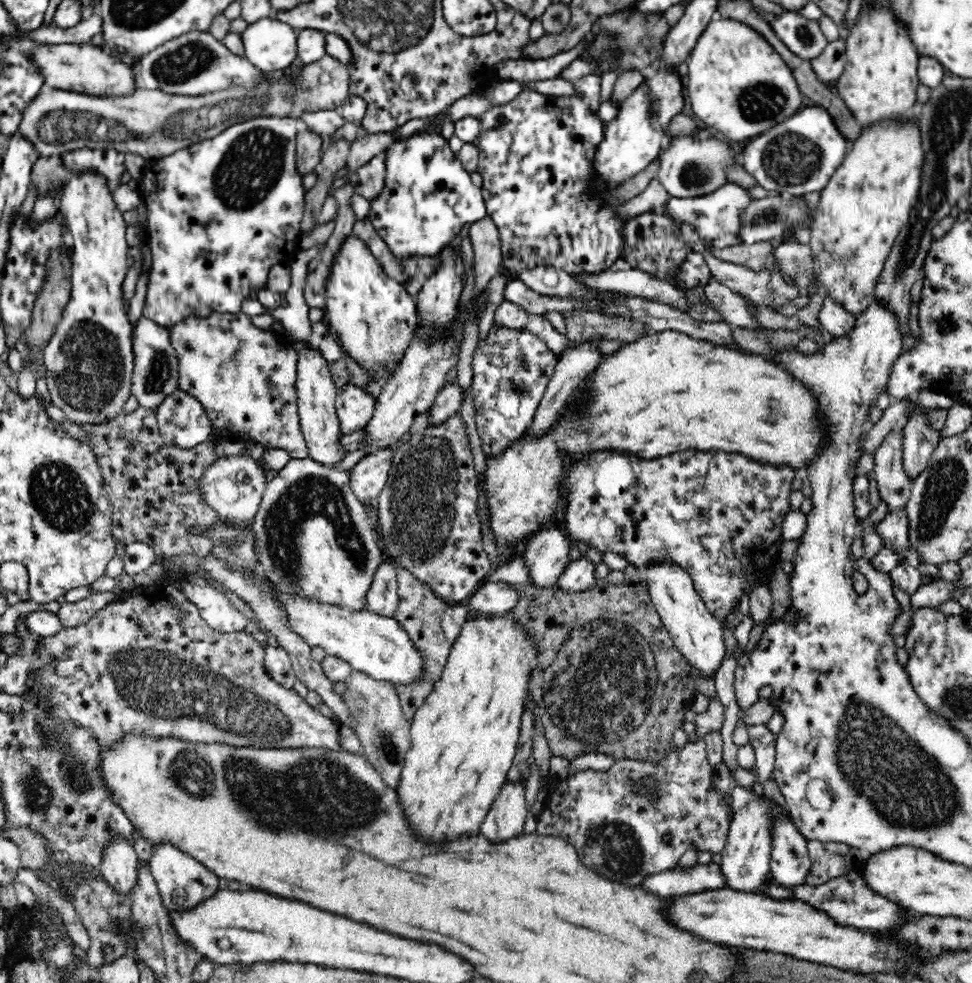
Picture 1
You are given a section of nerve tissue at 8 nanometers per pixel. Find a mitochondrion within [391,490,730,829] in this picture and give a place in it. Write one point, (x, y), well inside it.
(606, 664)

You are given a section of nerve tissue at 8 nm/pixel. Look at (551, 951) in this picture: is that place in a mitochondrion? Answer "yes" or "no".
no

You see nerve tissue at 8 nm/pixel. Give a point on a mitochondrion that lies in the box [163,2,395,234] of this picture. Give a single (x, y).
(254, 165)

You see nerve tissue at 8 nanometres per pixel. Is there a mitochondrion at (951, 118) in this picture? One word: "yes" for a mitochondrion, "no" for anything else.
yes

